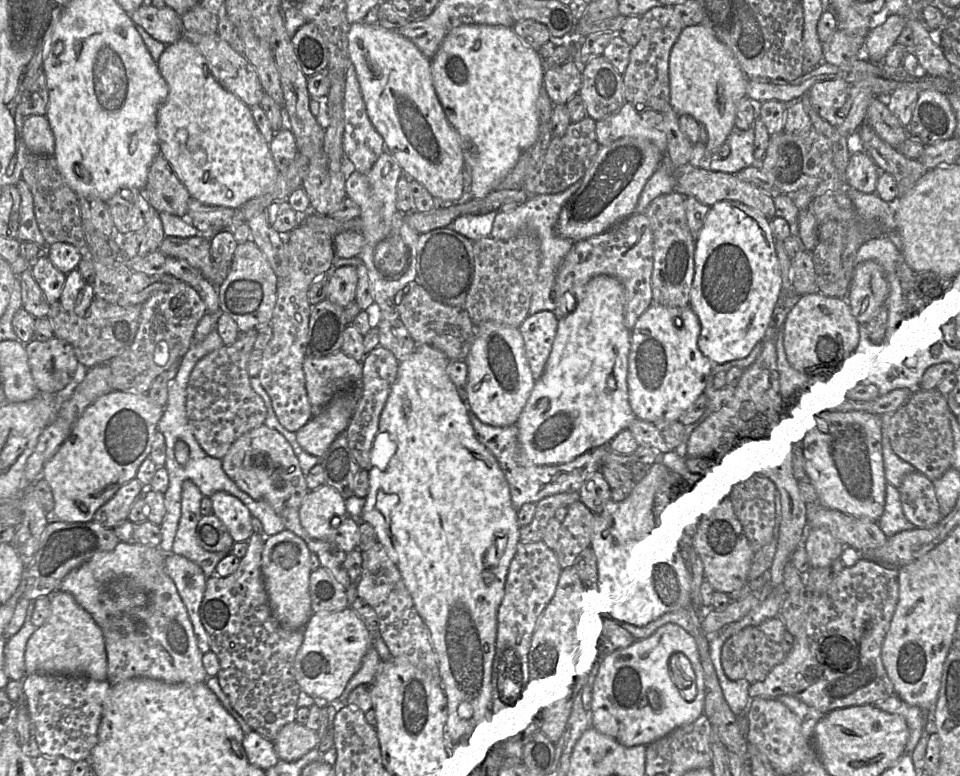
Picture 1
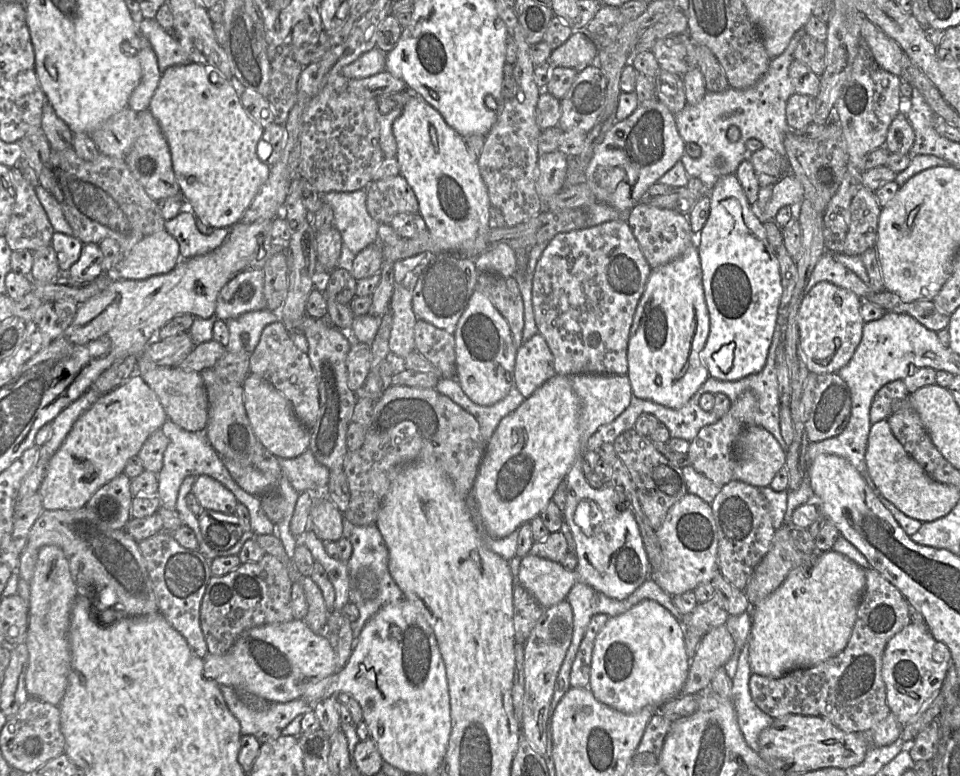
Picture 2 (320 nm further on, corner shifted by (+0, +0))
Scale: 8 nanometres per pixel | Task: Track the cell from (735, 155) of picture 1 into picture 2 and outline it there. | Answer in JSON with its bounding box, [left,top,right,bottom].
[674,27,805,191]

